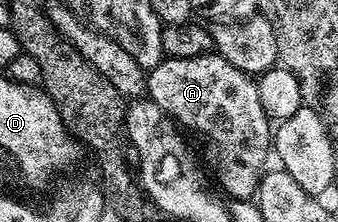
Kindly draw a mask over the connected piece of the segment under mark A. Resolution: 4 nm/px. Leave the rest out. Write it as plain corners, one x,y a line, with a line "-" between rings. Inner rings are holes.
212,51
193,59
168,57
156,69
146,74
146,96
157,103
180,130
192,133
203,148
206,168
215,172
219,185
231,199
254,198
259,180
263,178
267,165
267,153
273,149
273,125
261,107
261,95
257,95
254,76
242,73
218,53

